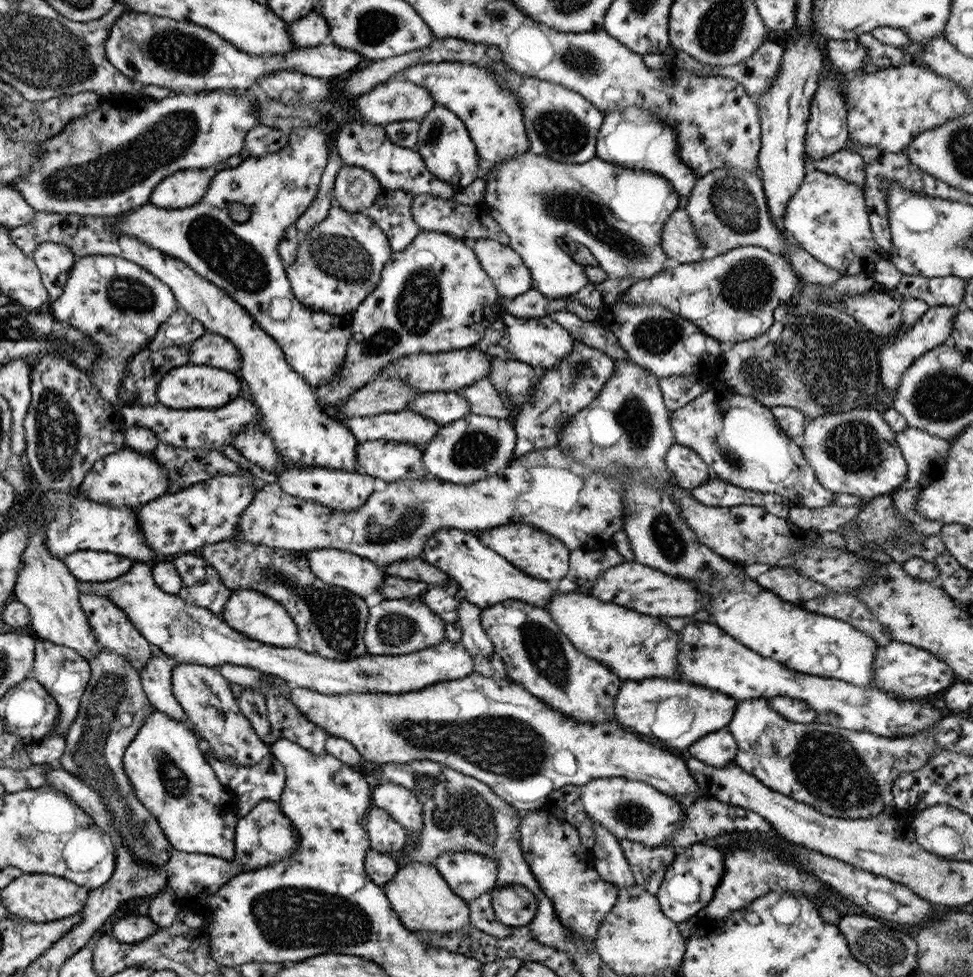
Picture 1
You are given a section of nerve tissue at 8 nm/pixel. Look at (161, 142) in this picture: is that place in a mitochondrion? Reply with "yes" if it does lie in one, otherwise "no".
yes

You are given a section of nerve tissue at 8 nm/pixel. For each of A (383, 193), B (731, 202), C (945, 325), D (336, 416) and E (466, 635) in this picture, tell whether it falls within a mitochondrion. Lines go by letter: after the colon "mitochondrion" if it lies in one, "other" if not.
A: other
B: mitochondrion
C: other
D: other
E: other

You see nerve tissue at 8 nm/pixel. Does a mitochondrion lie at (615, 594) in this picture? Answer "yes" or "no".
no

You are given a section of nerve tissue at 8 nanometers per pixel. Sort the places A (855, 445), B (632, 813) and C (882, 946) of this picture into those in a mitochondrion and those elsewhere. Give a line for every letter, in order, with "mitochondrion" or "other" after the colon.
A: mitochondrion
B: mitochondrion
C: mitochondrion

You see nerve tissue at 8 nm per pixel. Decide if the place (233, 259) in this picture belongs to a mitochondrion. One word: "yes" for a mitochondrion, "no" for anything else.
yes

